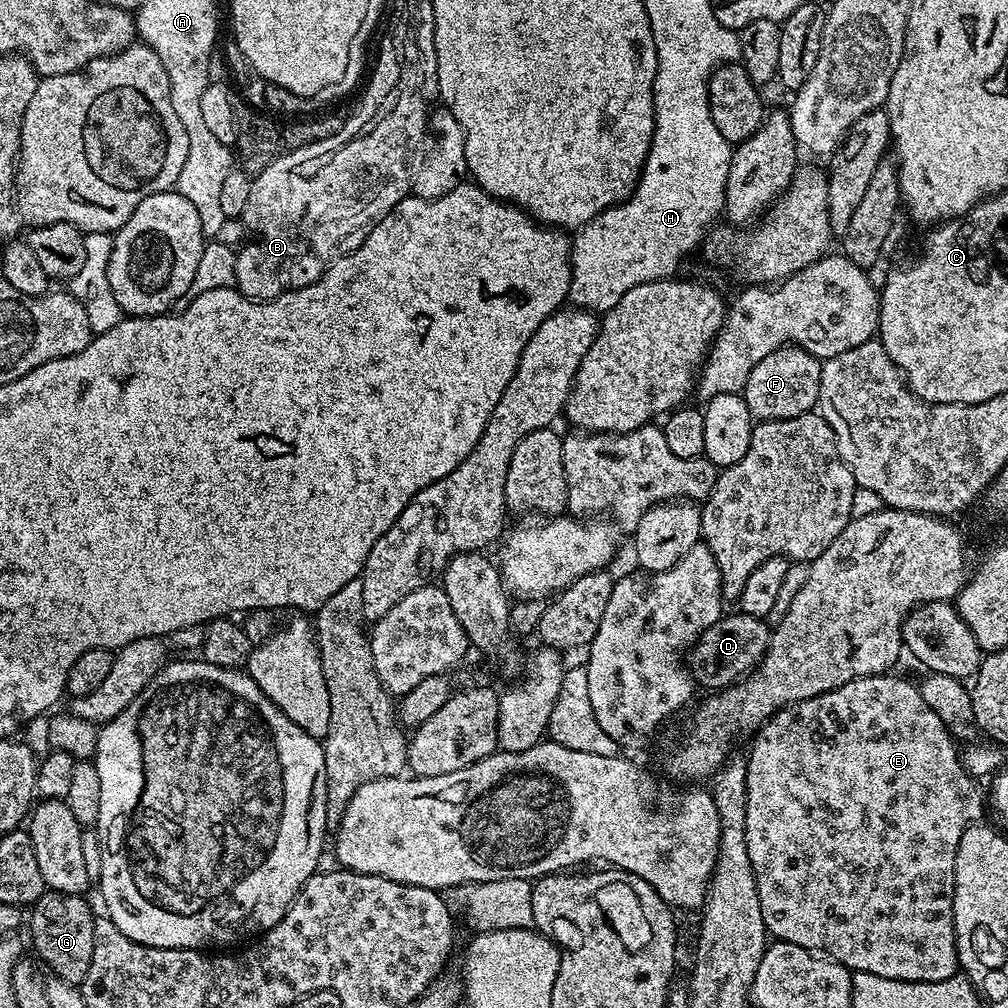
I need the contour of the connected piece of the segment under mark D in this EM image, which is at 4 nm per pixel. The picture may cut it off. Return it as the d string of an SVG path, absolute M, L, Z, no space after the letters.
M736 612L734 614L734 616L728 616L729 614L721 615L720 620L718 622L714 622L709 628L707 628L707 630L705 630L704 633L702 633L701 636L696 639L695 644L691 645L690 653L692 652L692 657L690 657L689 660L687 657L686 664L692 673L695 683L699 685L699 687L701 684L702 687L708 688L704 690L719 690L722 688L727 688L729 684L735 684L737 680L748 675L748 673L751 672L756 667L756 665L760 663L761 657L764 656L764 652L768 648L768 642L771 636L771 627L769 626L768 622L765 619L754 615L746 615L741 612Z

